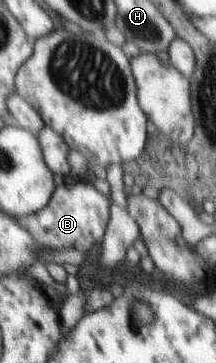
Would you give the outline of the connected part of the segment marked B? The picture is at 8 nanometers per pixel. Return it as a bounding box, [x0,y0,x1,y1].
[19,183,111,251]

